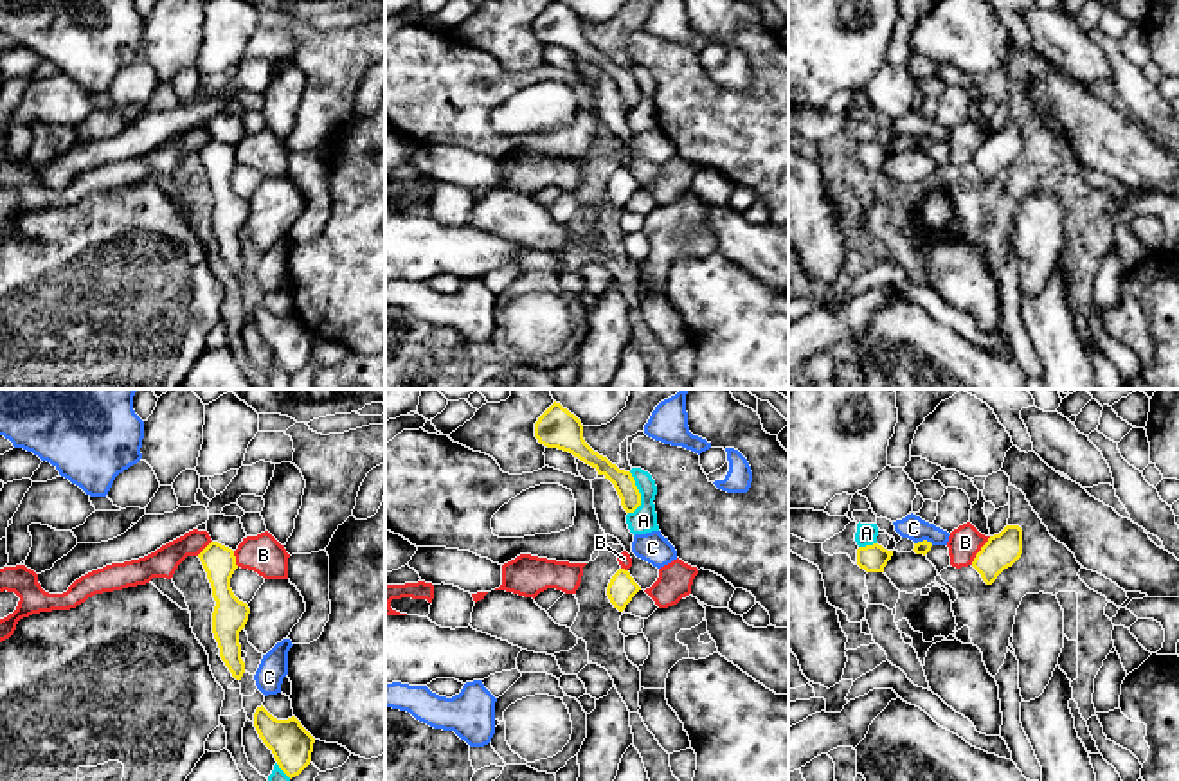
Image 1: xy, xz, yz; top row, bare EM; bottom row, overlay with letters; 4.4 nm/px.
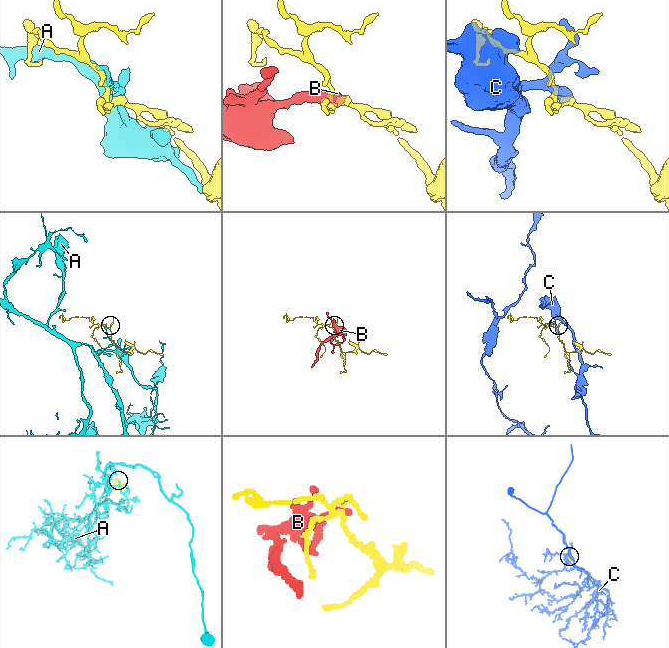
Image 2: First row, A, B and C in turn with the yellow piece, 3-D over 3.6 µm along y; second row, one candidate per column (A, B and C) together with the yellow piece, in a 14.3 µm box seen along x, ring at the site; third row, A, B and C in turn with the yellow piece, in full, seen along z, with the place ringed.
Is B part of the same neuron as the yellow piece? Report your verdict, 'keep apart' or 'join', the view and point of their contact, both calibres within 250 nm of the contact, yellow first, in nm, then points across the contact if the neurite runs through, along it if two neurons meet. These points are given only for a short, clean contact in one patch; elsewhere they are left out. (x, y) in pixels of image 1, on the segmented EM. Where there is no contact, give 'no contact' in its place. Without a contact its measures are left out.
keep apart; contact yz (980, 551); calibres 160 and 150 nm; border yz (990, 537), (971, 564)

